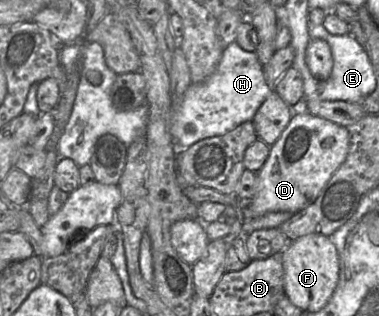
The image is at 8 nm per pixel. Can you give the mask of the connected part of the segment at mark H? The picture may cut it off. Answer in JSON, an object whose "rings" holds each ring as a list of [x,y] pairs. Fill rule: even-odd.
{"rings":[[[234,41],[224,49],[216,71],[205,81],[192,83],[173,105],[169,134],[179,150],[185,150],[200,140],[224,135],[240,124],[252,121],[271,92],[273,88],[266,83],[256,53],[245,51]]]}

